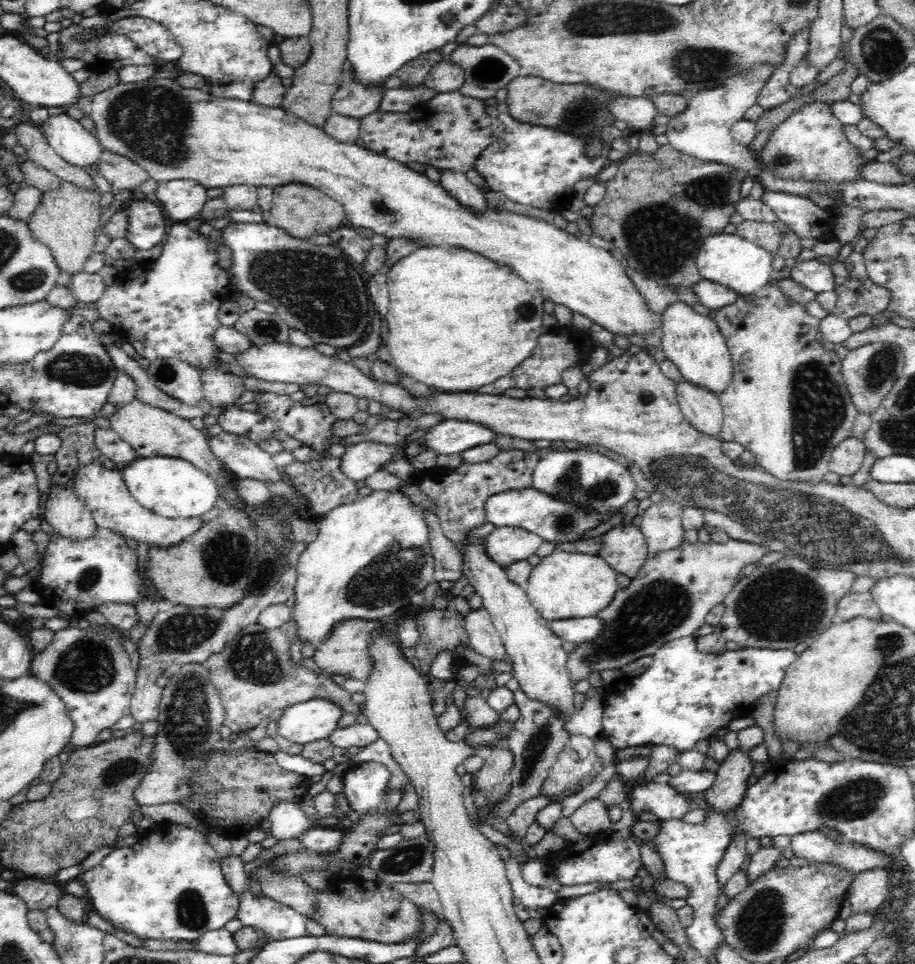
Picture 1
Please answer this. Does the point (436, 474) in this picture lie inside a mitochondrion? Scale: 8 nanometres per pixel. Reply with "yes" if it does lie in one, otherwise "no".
no

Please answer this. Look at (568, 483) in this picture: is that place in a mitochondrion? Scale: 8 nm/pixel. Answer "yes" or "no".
yes

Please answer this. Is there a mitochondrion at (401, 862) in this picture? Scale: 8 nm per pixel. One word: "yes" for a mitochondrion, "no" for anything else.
yes

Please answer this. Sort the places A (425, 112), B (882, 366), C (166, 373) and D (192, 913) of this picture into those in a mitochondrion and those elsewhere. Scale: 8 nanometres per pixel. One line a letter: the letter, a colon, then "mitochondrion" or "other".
A: other
B: mitochondrion
C: mitochondrion
D: mitochondrion

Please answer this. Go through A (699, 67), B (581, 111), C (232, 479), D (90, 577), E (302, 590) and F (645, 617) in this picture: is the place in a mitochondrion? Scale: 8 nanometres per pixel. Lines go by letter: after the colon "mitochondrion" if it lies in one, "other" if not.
A: mitochondrion
B: mitochondrion
C: other
D: mitochondrion
E: other
F: mitochondrion

